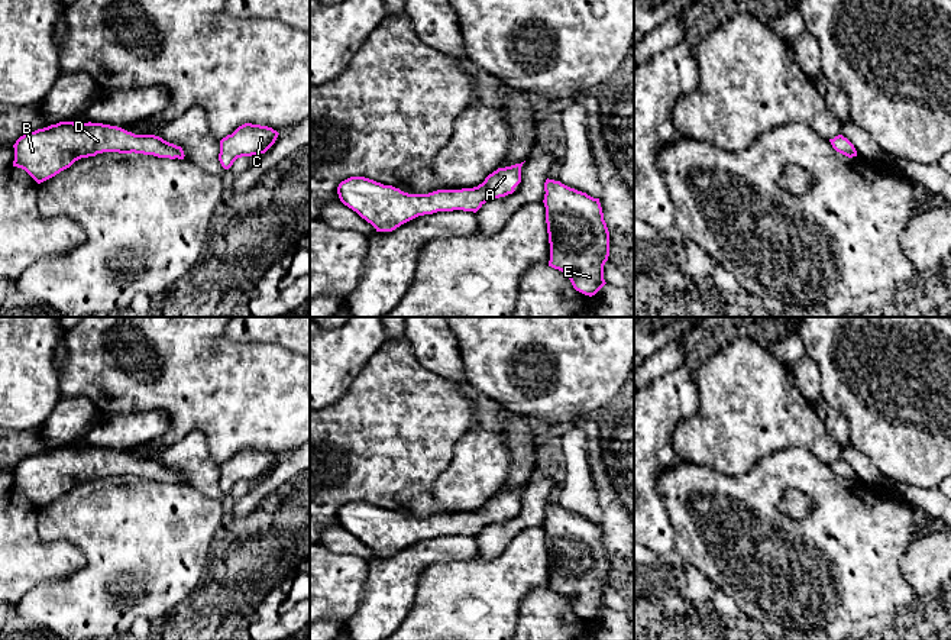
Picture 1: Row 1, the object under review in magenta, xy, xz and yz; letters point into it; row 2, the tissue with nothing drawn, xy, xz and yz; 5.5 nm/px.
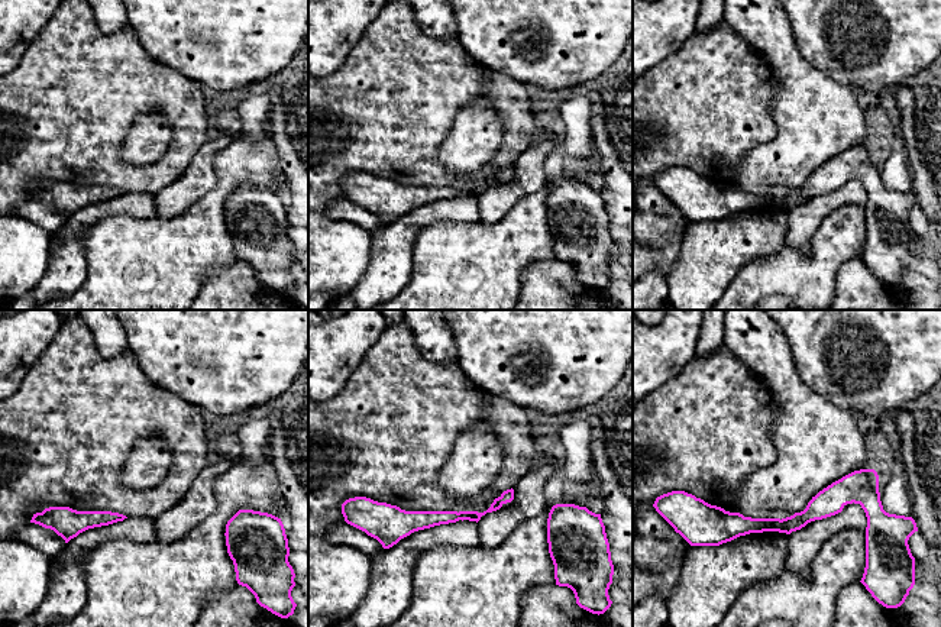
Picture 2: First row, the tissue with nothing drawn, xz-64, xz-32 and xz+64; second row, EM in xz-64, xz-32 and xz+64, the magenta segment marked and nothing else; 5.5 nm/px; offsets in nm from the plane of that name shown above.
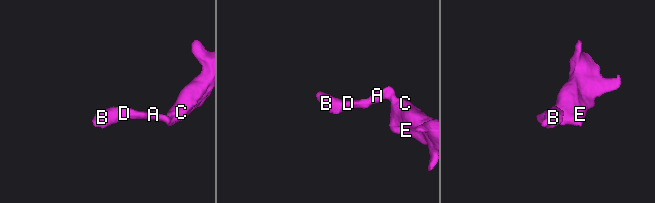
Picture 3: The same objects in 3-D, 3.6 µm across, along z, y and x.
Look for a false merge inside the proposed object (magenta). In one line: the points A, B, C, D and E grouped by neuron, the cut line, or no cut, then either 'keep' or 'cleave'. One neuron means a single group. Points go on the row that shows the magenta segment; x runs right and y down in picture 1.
A B C D E | no cut | keep

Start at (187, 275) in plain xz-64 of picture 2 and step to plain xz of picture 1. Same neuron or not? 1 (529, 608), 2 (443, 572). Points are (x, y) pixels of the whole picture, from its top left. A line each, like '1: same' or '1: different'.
1: different
2: same

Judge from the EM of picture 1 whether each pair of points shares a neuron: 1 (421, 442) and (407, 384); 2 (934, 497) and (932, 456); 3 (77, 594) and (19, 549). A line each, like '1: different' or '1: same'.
1: same
2: different
3: different

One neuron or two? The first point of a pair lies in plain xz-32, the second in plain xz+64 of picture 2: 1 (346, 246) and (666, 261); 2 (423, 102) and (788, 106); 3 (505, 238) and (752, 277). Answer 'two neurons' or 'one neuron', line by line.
1: one neuron
2: two neurons
3: one neuron

